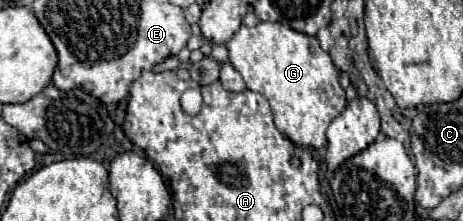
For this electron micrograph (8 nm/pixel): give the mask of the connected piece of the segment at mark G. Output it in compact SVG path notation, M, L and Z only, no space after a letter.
M258 23L254 27L242 25L232 39L226 43L228 57L232 67L242 75L246 87L250 91L262 93L272 107L276 129L304 147L324 147L326 145L326 129L336 115L340 115L346 107L344 89L338 83L338 69L334 67L330 55L320 49L316 37L308 37L304 33L296 33L280 23Z

